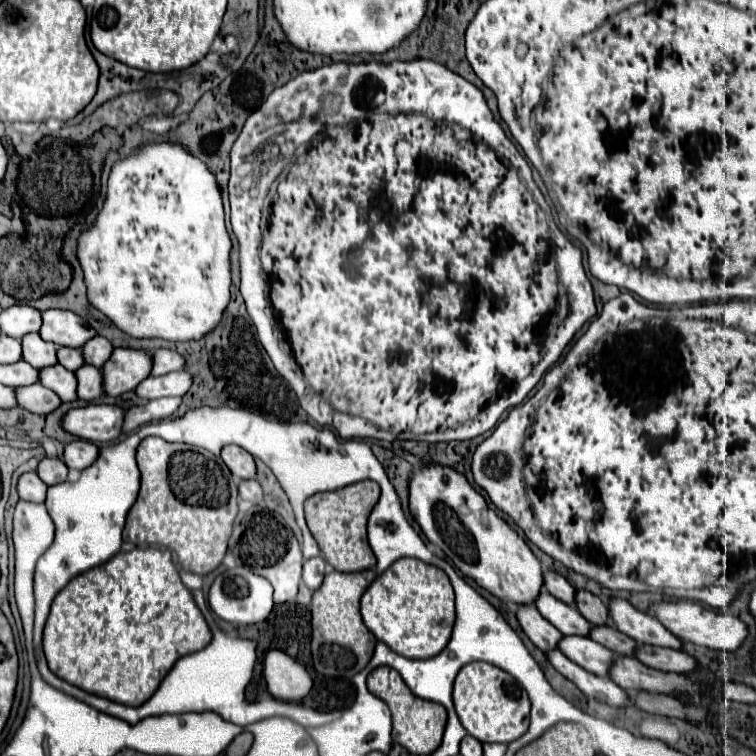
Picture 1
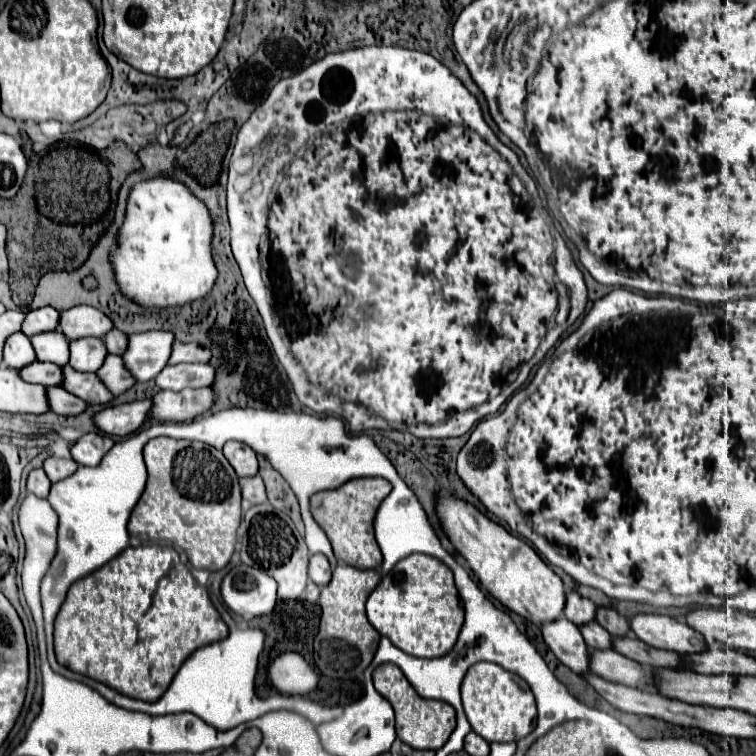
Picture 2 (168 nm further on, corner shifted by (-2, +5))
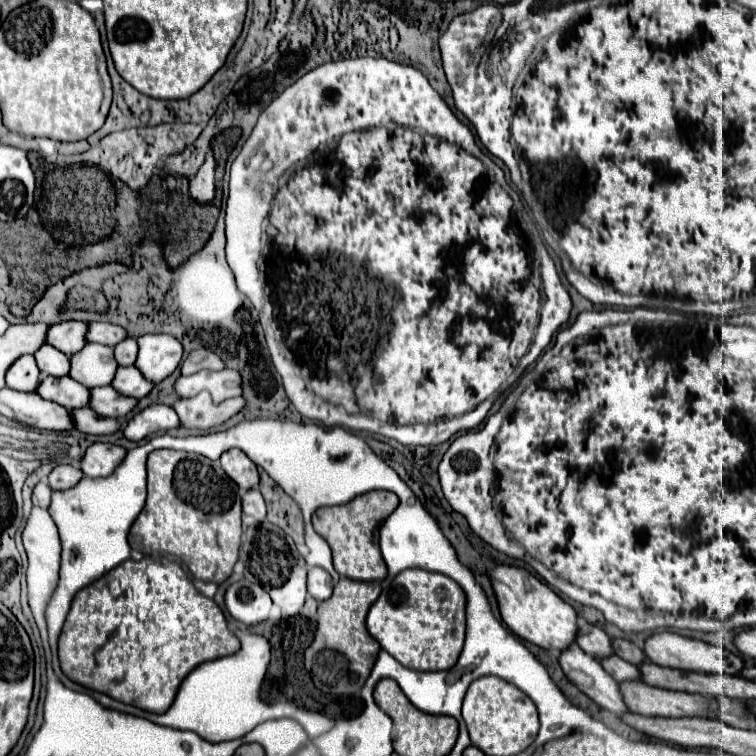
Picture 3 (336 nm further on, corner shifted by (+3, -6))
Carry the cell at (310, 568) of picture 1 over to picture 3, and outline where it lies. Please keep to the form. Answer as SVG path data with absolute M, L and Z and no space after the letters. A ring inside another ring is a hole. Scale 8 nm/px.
M311 568L307 576L307 590L315 600L327 600L333 594L333 580L321 568Z

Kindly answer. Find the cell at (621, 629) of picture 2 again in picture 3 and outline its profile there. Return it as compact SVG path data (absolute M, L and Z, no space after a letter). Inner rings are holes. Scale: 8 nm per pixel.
M613 638L611 640L611 646L613 646L613 652L619 656L619 658L623 658L623 660L627 660L627 662L631 662L631 664L641 664L643 660L645 660L645 654L643 654L643 650L641 648L637 648L633 642L629 642L629 640L623 640L623 638Z

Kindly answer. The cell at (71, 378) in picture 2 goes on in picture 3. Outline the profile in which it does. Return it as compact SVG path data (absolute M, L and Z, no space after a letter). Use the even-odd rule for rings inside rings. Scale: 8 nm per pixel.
M99 386L91 388L91 400L89 408L95 410L99 416L107 418L123 418L127 412L133 410L137 400L125 398L119 392L115 392L111 386Z

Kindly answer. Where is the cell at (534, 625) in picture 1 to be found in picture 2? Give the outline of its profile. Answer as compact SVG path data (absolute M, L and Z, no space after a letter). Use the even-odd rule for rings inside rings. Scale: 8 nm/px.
M564 615L556 621L542 625L542 635L554 655L578 675L590 673L590 649L576 625L572 625Z

